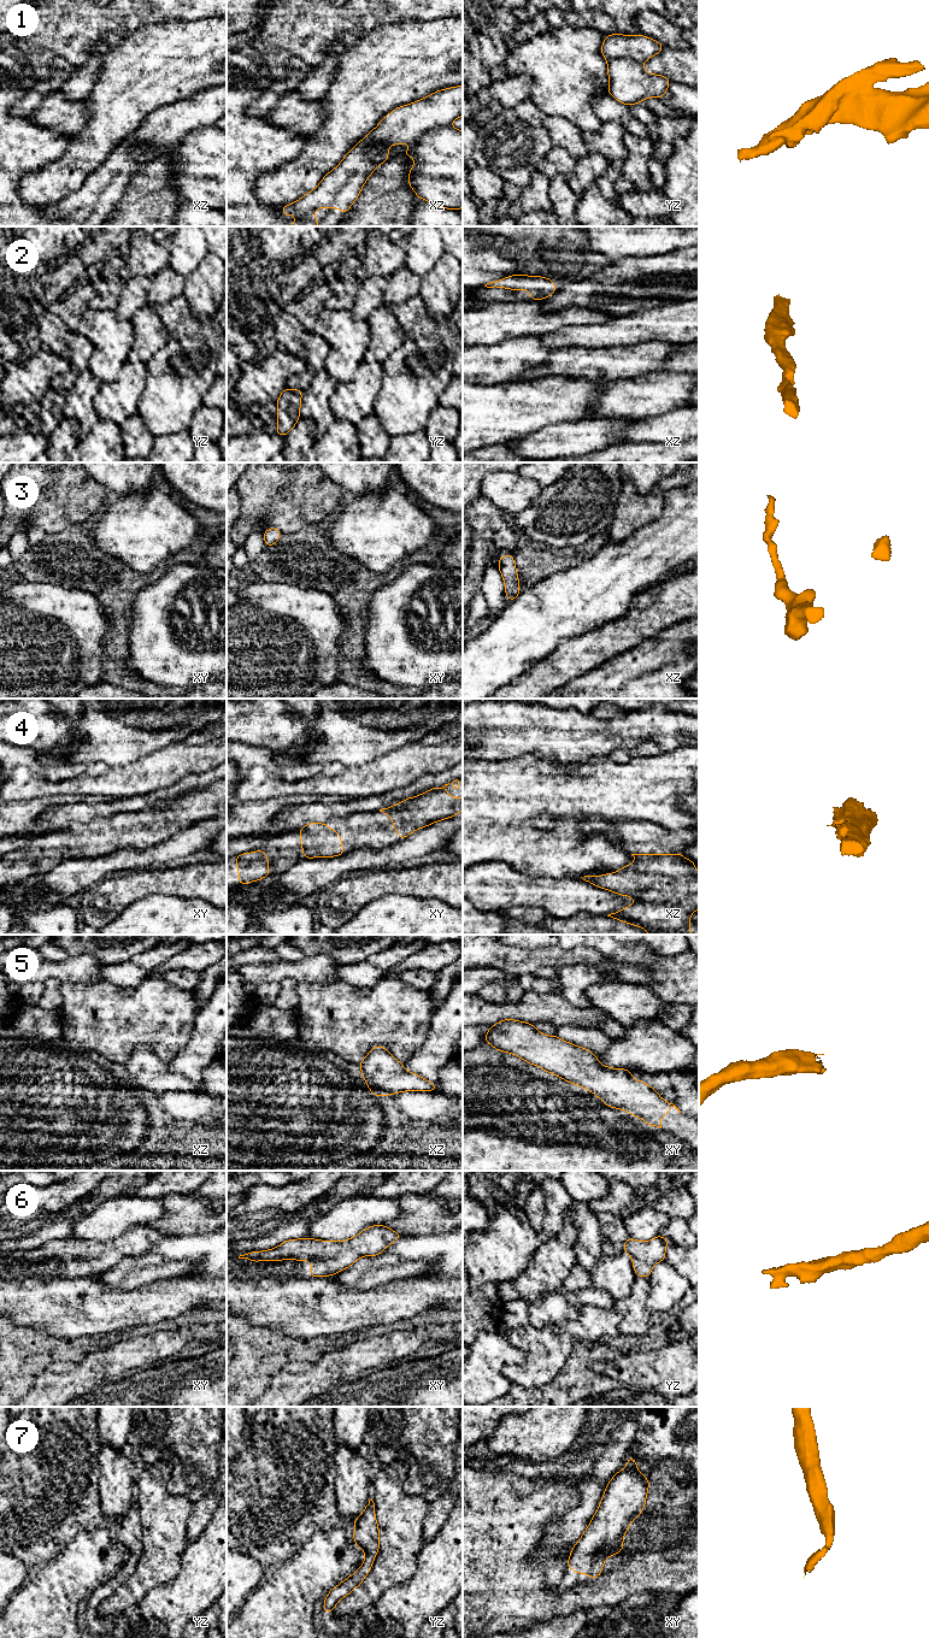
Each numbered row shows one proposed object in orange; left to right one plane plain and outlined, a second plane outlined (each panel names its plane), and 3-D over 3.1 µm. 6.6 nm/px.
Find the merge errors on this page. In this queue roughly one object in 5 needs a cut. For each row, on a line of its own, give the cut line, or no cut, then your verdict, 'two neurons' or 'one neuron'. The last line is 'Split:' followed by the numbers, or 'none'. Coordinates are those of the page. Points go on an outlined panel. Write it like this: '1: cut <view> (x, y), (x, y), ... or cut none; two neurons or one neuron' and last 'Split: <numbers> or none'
1: cut xz (390, 143), (384, 143), (372, 158), (366, 155); two neurons
2: cut none; one neuron
3: cut none; one neuron
4: cut none; one neuron
5: cut none; one neuron
6: cut none; one neuron
7: cut none; one neuron
Split: 1

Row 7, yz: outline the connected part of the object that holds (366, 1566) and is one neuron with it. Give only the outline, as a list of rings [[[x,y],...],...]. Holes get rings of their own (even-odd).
[[[372,1498],[369,1501],[359,1518],[353,1521],[353,1525],[354,1544],[363,1549],[365,1560],[361,1567],[358,1568],[351,1577],[329,1591],[323,1601],[323,1614],[334,1612],[337,1602],[349,1595],[357,1586],[363,1583],[364,1578],[370,1572],[374,1560],[380,1550],[380,1531],[375,1516],[375,1503]]]

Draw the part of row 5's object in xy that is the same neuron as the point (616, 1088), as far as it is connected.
[[[513,1019],[500,1020],[484,1036],[484,1042],[502,1053],[511,1053],[530,1065],[539,1066],[548,1073],[558,1076],[568,1083],[580,1085],[596,1095],[605,1106],[622,1109],[635,1118],[641,1118],[648,1126],[662,1129],[660,1118],[669,1113],[670,1107],[680,1109],[664,1101],[658,1092],[645,1082],[631,1077],[631,1071],[611,1068],[599,1062],[598,1057],[588,1049],[571,1044],[558,1036],[547,1036],[539,1032],[534,1024]]]

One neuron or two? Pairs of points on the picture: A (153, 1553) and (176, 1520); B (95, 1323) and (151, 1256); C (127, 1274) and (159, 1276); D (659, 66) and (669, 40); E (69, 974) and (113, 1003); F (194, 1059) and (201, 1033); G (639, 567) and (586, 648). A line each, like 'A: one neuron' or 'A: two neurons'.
A: one neuron
B: two neurons
C: one neuron
D: two neurons
E: two neurons
F: one neuron
G: two neurons

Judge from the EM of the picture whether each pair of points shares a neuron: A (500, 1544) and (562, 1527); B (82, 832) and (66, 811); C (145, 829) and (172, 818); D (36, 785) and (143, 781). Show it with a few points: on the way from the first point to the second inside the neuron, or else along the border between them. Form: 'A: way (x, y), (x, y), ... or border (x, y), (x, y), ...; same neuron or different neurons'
A: border (565, 1514), (544, 1529), (538, 1556); different neurons
B: border (103, 817), (83, 823), (70, 823), (62, 831); different neurons
C: way (152, 825), (165, 819); same neuron
D: way (63, 788), (93, 781), (117, 781); same neuron

